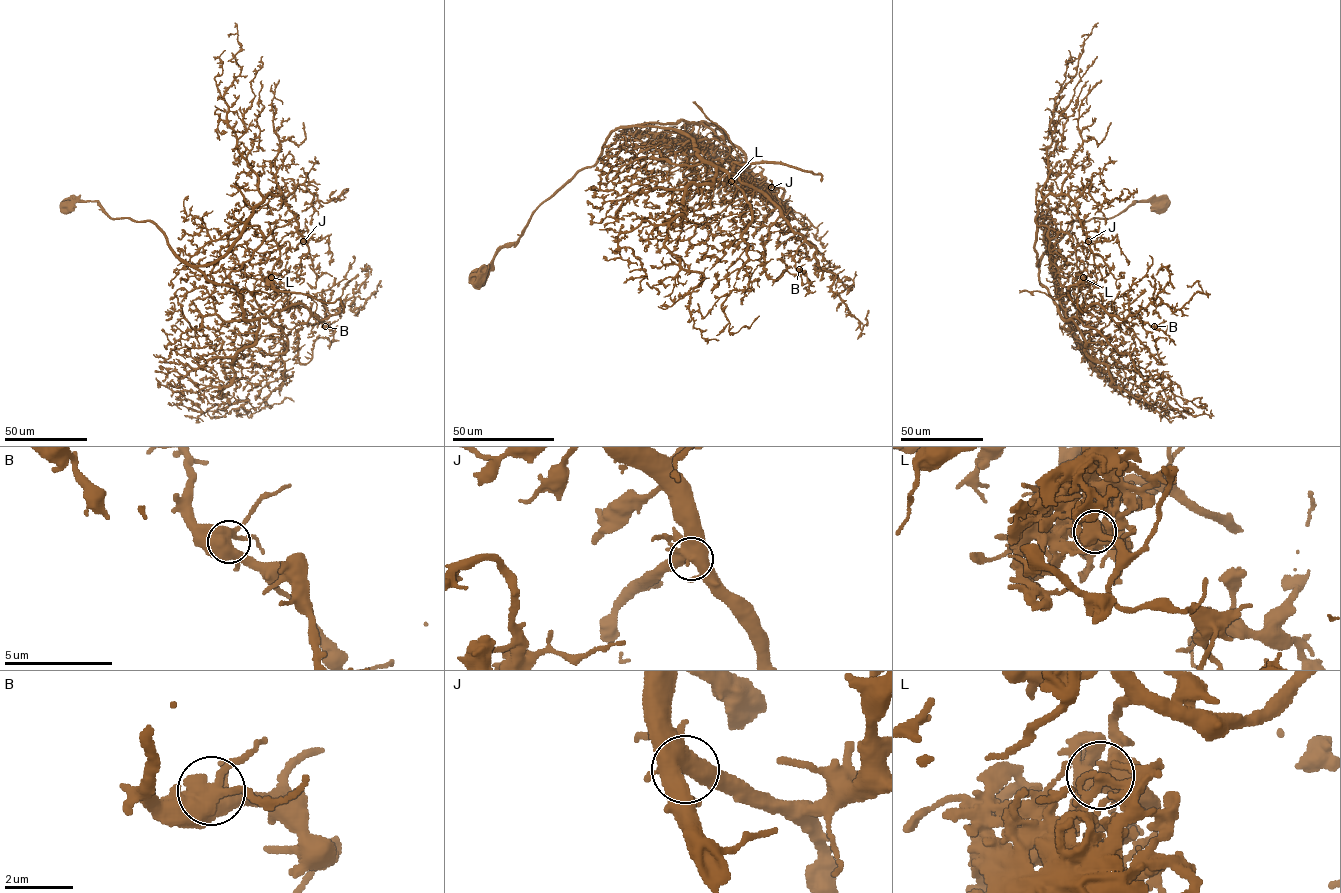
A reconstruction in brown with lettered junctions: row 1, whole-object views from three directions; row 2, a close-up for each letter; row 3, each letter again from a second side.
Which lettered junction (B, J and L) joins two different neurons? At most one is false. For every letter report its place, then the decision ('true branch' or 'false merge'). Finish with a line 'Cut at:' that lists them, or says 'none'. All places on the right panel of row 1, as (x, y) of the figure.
B: (1154, 326) | true branch
J: (1088, 241) | true branch
L: (1083, 277) | false merge
Cut at: L

